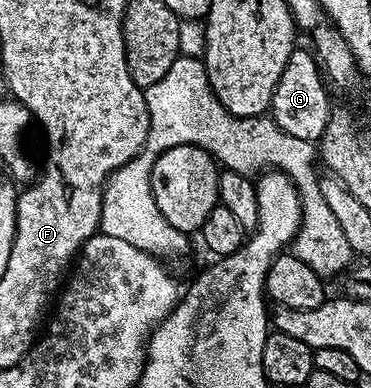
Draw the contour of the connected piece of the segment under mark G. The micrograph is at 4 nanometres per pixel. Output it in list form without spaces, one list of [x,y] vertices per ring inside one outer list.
[[[301,46],[294,47],[291,58],[287,58],[287,66],[283,66],[283,74],[279,74],[279,82],[273,91],[271,118],[294,138],[320,141],[331,115],[328,91],[330,92],[330,89],[323,79],[314,53],[309,50],[304,52]]]

